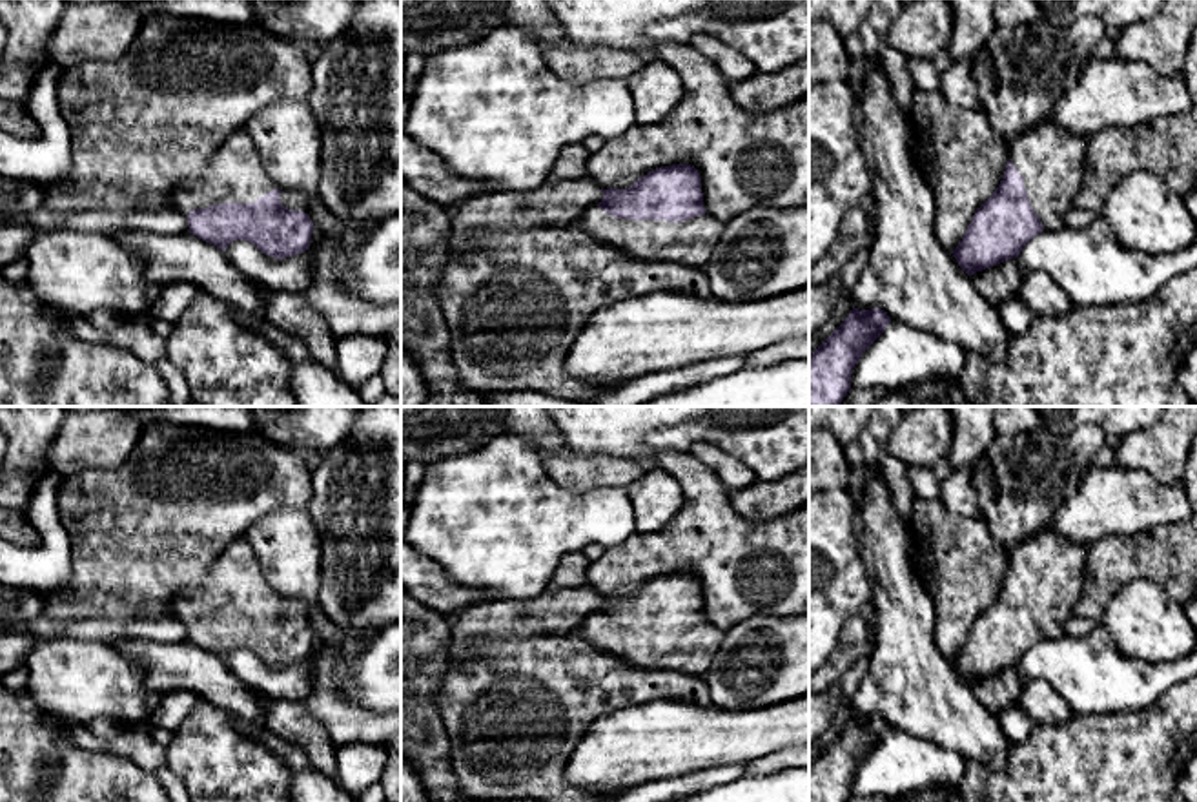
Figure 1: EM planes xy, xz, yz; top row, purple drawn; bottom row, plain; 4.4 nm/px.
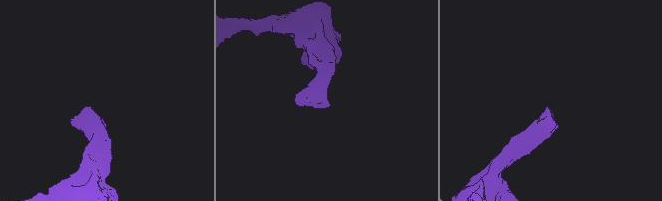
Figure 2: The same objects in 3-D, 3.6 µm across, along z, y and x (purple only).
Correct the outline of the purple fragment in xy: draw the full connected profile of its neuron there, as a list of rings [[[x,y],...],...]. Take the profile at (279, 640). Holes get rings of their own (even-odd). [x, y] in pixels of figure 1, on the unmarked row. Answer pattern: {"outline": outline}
{"outline": [[[244,538],[219,554],[202,581],[177,589],[171,614],[188,623],[189,642],[222,660],[233,649],[248,649],[275,667],[310,658],[313,631],[281,612],[281,598]]]}

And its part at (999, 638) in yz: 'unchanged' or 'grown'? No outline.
grown

